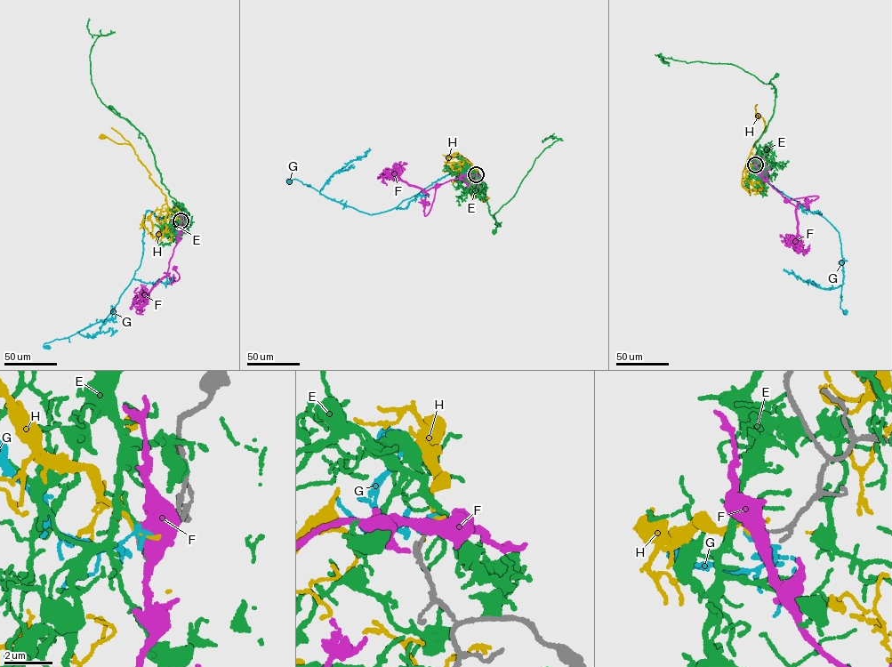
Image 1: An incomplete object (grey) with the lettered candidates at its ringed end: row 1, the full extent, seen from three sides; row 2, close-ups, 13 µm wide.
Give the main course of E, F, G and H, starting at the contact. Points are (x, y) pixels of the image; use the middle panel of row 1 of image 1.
E: (476, 175), (486, 184), (485, 198), (488, 211), (501, 226), (496, 221), (494, 231)
F: (476, 175), (452, 180), (425, 191), (425, 215), (430, 208), (437, 186)
G: (476, 175), (473, 171), (455, 171), (397, 206), (371, 214), (325, 196), (295, 179), (286, 179), (289, 181)
H: (476, 174), (475, 167), (481, 180), (480, 196), (484, 202), (487, 198), (472, 195)

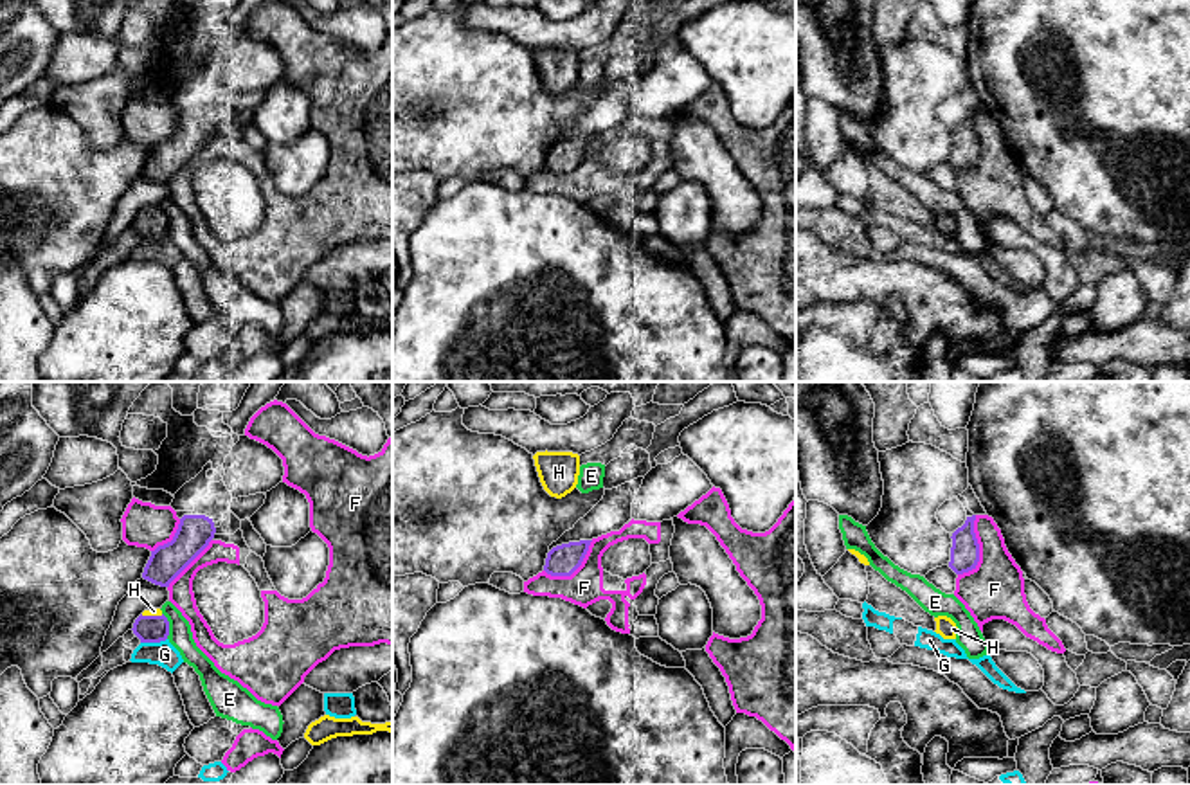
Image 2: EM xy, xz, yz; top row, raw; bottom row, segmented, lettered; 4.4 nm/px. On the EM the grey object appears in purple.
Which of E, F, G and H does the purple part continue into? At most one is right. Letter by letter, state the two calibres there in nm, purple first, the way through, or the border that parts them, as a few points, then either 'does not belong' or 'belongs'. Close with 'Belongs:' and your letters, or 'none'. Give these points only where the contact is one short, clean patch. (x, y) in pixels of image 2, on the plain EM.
E: calibres 130 and 110 nm; does not belong
F: calibres 130 and 260 nm; does not belong
G: calibres 130 and 110 nm; border xy (166, 234), (155, 240), (141, 240); does not belong
H: calibres 130 and 30 nm; way xy (150, 225), (152, 213), (153, 207); belongs
Belongs: H

